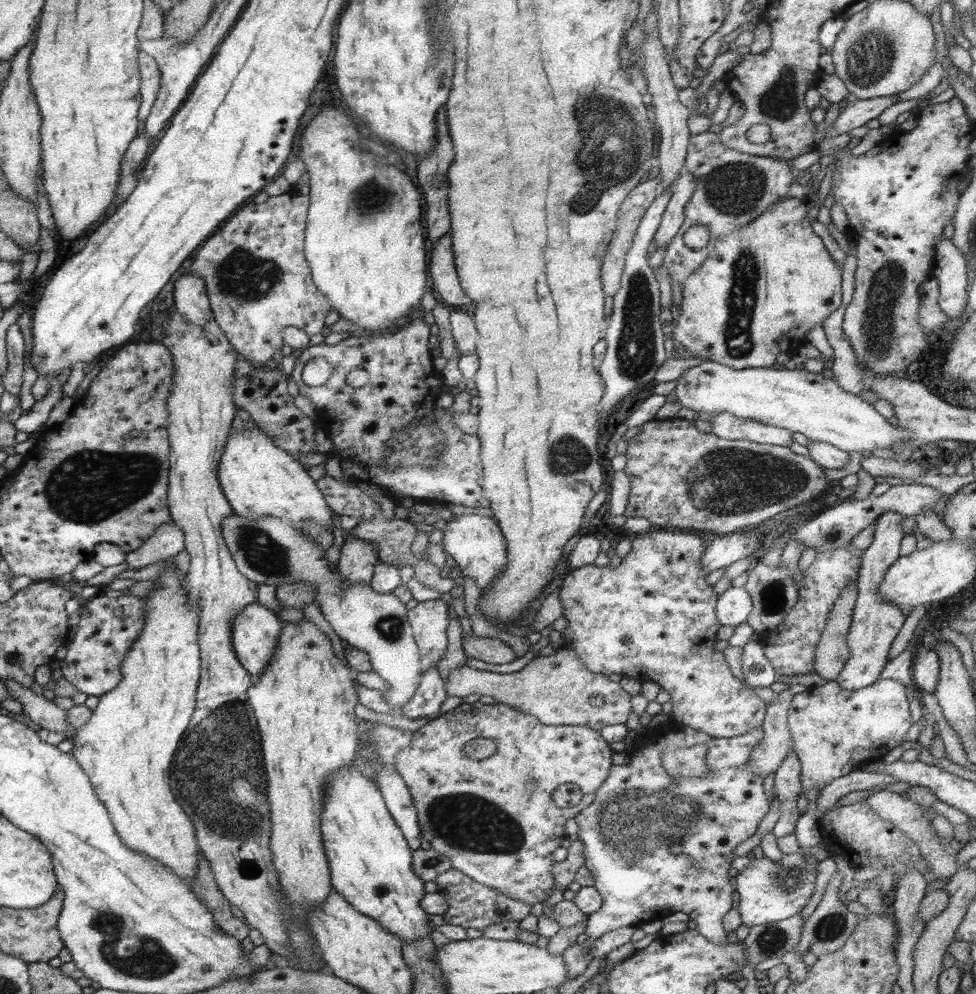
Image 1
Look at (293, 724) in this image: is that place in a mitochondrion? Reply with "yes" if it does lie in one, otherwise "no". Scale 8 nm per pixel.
no

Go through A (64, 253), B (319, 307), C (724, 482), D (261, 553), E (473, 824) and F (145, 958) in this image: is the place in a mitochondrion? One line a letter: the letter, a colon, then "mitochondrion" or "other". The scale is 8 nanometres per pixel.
A: other
B: other
C: mitochondrion
D: mitochondrion
E: mitochondrion
F: mitochondrion

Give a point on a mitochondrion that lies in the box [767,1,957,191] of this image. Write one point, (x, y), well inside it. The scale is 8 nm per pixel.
(870, 58)

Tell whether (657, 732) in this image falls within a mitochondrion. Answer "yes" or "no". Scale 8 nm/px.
no

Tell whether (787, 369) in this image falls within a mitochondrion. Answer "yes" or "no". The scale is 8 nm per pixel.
no

